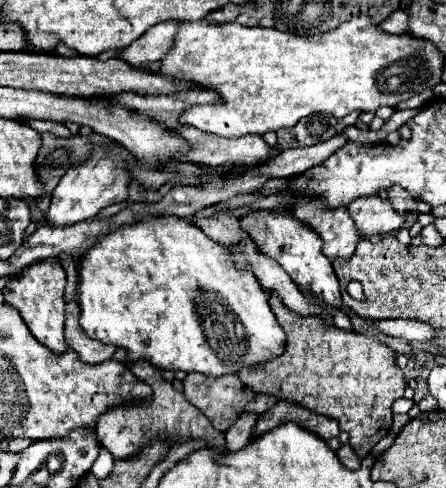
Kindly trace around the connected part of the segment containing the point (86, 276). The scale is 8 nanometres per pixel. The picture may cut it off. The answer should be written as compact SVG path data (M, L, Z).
M147 214L143 220L111 230L79 258L79 322L91 338L125 348L129 362L149 360L167 370L223 376L279 356L285 332L271 312L269 296L251 276L251 268L239 270L231 254L227 246L211 240L201 228L179 216Z

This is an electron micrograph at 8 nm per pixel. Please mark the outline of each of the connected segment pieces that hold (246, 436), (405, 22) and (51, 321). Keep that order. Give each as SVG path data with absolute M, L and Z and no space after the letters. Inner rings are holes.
M243 412L239 416L239 420L235 420L235 424L225 432L225 442L227 442L227 450L239 450L243 448L253 434L253 426L257 424L259 414L255 412Z
M399 8L395 10L385 22L381 22L379 26L385 30L385 32L407 32L407 26L409 26L409 12L405 8Z
M45 258L39 262L33 262L31 266L23 268L21 276L11 278L7 286L1 290L5 296L5 302L15 306L21 312L21 318L29 326L31 334L51 348L53 352L65 352L67 344L63 338L63 292L65 292L65 270L55 258Z

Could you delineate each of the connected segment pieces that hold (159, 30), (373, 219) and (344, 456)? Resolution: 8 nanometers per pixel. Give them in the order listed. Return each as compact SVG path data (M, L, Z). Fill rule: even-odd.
M165 22L165 24L155 24L155 28L149 28L139 40L129 44L119 58L127 60L129 64L143 66L153 60L161 60L175 42L175 36L179 32L181 22Z
M361 196L349 204L349 212L357 224L361 236L387 234L399 230L405 224L405 218L393 208L391 200L381 196Z
M349 444L341 446L341 448L337 450L337 456L339 456L339 460L341 460L349 470L359 470L359 468L361 468L361 460L357 458L357 454L353 452L353 448L351 448Z

